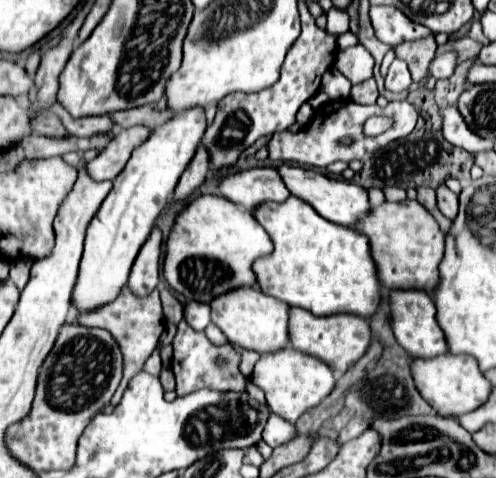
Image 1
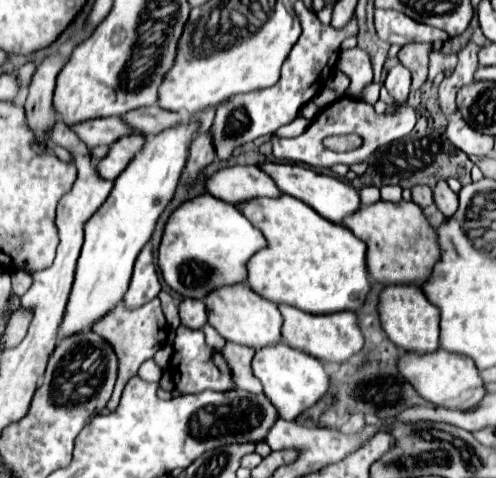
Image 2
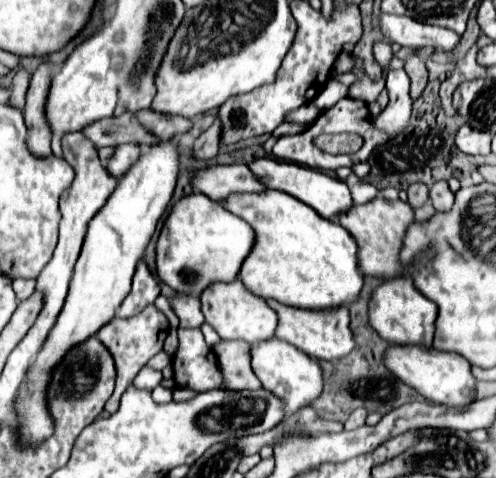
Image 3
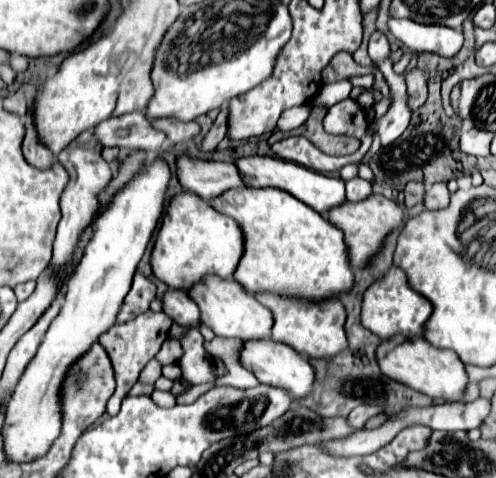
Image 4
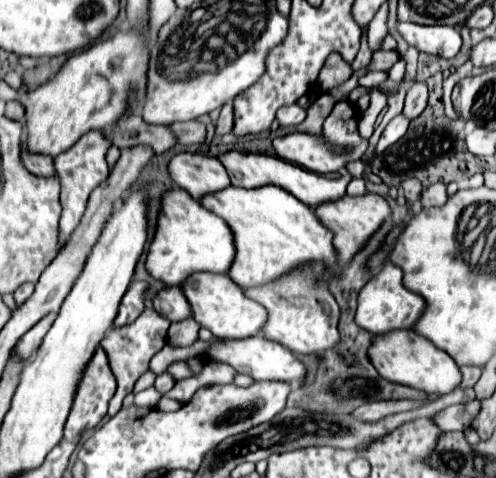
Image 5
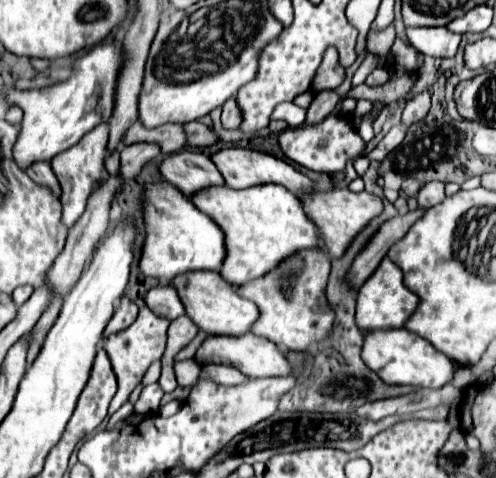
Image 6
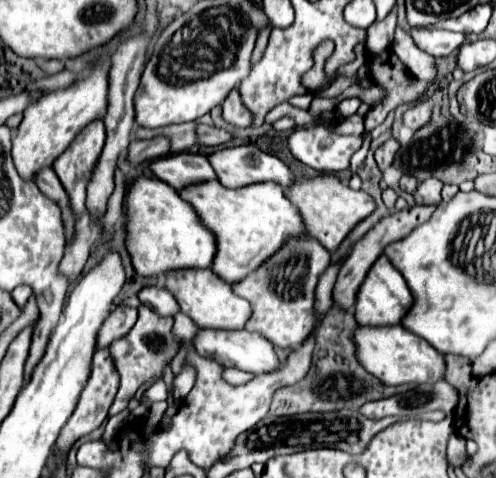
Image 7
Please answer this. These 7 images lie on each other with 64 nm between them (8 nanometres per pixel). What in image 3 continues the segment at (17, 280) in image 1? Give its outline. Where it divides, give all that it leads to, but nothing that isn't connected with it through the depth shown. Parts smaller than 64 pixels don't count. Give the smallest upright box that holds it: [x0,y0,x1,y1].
[14,278,36,302]

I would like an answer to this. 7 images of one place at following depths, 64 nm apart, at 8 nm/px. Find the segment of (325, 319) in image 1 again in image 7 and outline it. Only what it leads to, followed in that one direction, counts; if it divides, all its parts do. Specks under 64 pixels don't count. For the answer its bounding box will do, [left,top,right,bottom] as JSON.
[232,234,330,348]

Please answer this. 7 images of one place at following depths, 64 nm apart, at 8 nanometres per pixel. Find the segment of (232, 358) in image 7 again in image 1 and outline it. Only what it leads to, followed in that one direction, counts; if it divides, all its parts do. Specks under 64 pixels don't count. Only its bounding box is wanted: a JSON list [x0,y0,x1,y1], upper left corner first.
[252,348,336,422]

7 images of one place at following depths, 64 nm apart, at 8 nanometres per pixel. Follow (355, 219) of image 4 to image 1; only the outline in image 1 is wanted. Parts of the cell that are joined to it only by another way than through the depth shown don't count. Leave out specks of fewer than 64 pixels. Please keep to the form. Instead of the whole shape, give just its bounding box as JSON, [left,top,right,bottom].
[356,200,444,292]

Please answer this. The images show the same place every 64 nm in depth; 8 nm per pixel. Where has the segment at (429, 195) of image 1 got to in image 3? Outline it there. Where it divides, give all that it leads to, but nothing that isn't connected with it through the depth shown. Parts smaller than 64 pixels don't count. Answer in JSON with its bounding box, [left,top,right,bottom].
[408,184,428,208]

